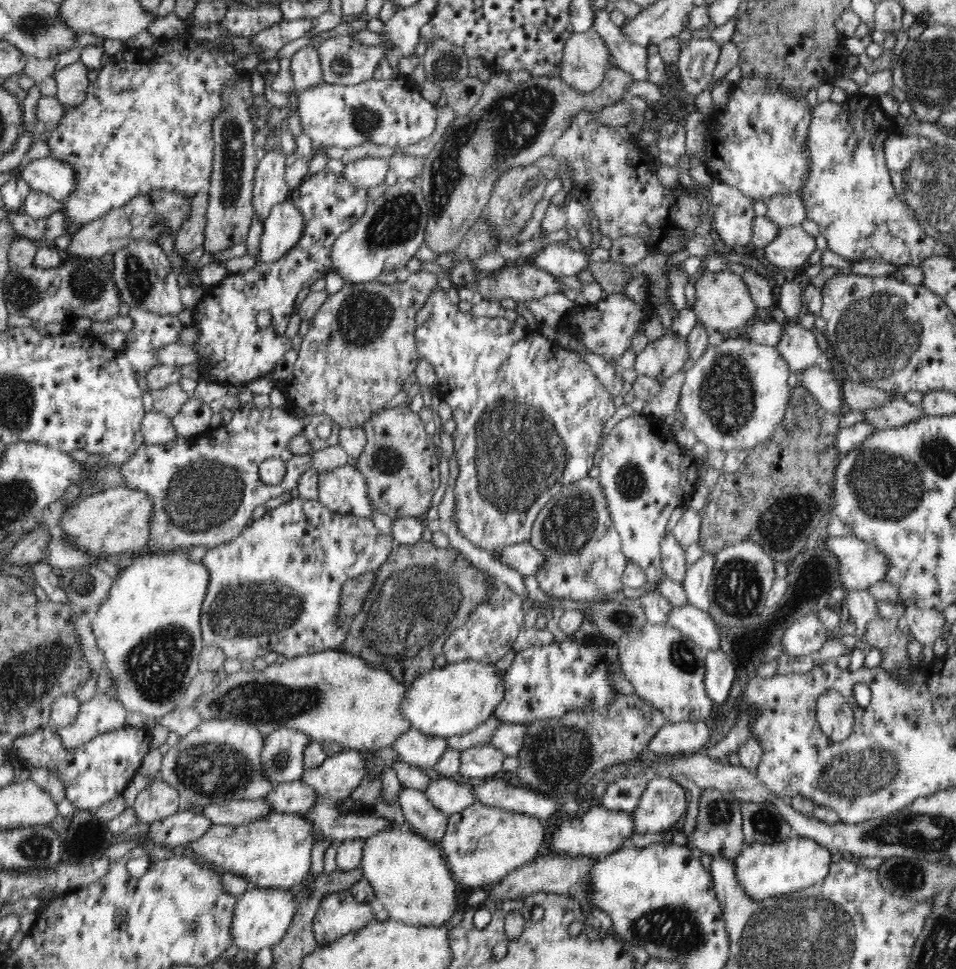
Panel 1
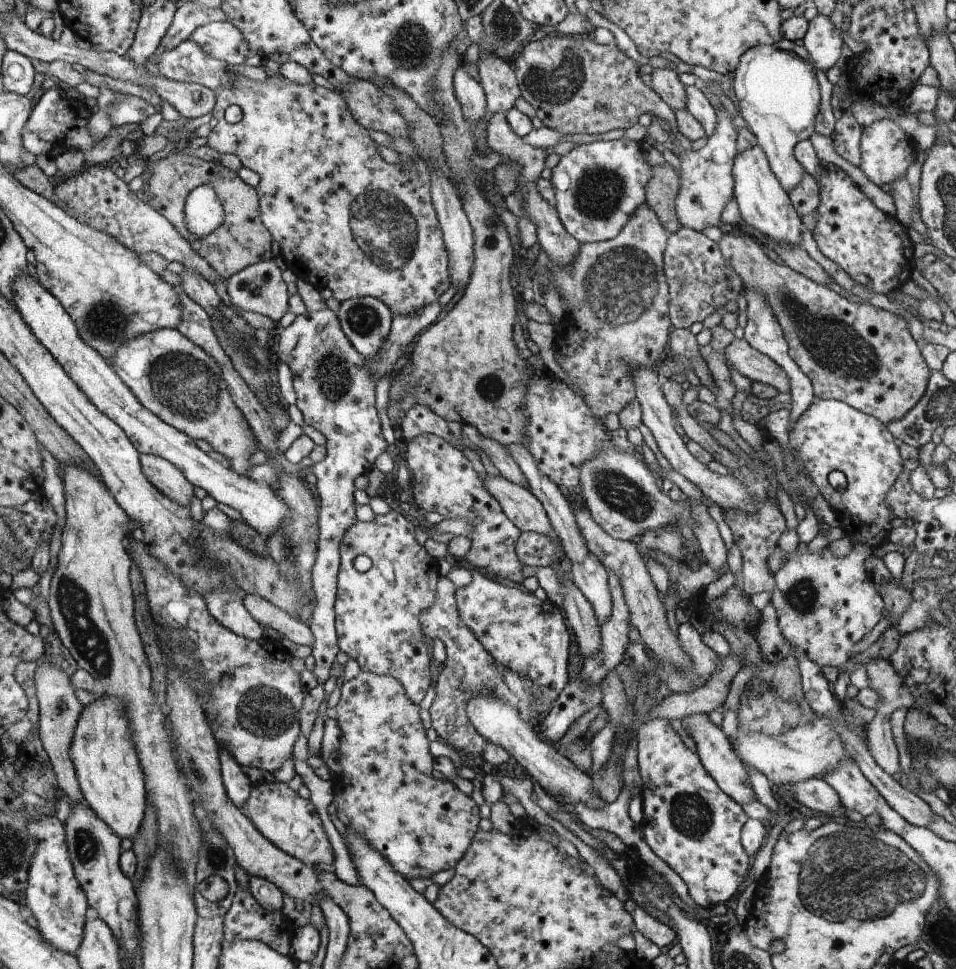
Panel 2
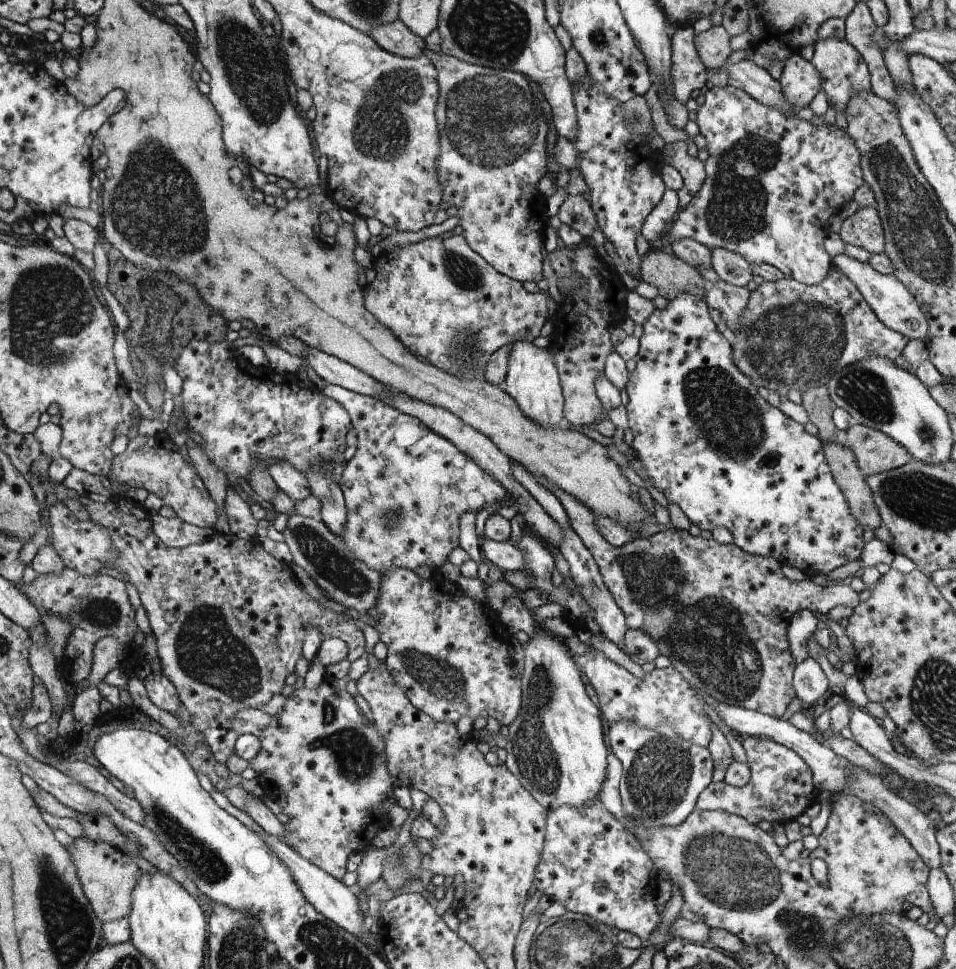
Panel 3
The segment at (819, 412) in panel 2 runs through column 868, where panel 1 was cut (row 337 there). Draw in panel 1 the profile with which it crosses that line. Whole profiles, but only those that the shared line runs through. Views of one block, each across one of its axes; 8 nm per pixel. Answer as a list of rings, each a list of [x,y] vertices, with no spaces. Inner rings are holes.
[[[436,286],[432,290],[426,304],[416,314],[414,340],[418,358],[426,359],[434,367],[438,377],[438,383],[435,386],[436,392],[441,401],[448,403],[452,409],[452,419],[456,422],[456,430],[452,434],[452,439],[456,459],[460,466],[460,474],[454,488],[455,500],[452,520],[456,521],[459,532],[464,534],[475,547],[488,552],[492,552],[496,548],[504,548],[507,545],[529,541],[533,522],[547,502],[558,495],[564,487],[589,476],[604,424],[614,416],[617,410],[614,405],[614,397],[598,381],[590,365],[584,361],[583,353],[560,347],[556,340],[546,338],[532,325],[524,328],[506,318],[501,319],[500,316],[490,318],[489,316],[472,315],[470,312],[464,313],[458,309],[458,305],[450,303],[448,295],[440,286]]]

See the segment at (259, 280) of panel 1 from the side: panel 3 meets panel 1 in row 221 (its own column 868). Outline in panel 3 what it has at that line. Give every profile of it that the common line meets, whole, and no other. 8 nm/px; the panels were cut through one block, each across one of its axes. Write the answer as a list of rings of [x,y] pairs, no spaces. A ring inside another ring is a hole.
[[[832,265],[825,279],[820,284],[805,285],[796,279],[784,277],[782,280],[776,280],[776,282],[765,281],[756,290],[750,291],[746,310],[740,316],[740,330],[736,332],[734,342],[732,342],[732,352],[735,356],[735,364],[739,366],[740,372],[744,372],[746,376],[751,378],[752,384],[765,389],[778,389],[777,391],[781,398],[786,400],[788,392],[792,392],[792,389],[802,390],[804,388],[812,388],[813,385],[824,385],[832,373],[840,370],[840,368],[846,368],[850,364],[860,362],[860,360],[866,360],[868,356],[884,356],[884,358],[890,358],[893,361],[902,355],[902,351],[906,348],[908,342],[910,340],[906,336],[902,336],[902,334],[880,322],[872,307],[864,300],[862,294],[858,292],[858,288],[848,280],[848,276],[840,268]]]

